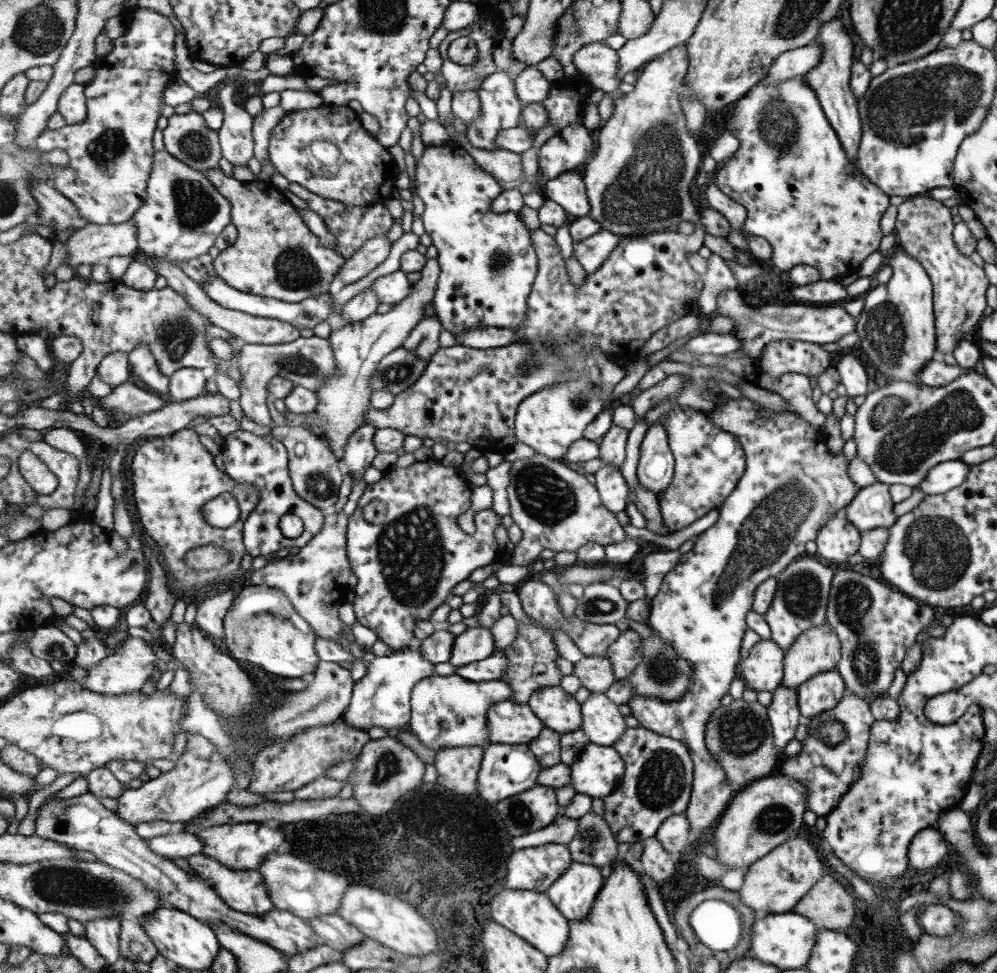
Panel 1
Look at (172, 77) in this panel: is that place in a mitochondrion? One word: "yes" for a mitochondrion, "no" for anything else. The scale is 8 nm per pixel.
no

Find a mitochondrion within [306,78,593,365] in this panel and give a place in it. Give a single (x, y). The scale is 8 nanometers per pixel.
(500, 261)

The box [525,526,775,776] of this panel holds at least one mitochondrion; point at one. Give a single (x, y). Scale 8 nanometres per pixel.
(739, 732)

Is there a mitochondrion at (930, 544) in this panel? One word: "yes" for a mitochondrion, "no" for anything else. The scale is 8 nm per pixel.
yes

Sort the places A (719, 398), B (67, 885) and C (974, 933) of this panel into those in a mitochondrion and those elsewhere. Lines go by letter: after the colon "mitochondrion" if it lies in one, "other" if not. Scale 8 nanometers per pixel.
A: other
B: mitochondrion
C: other

